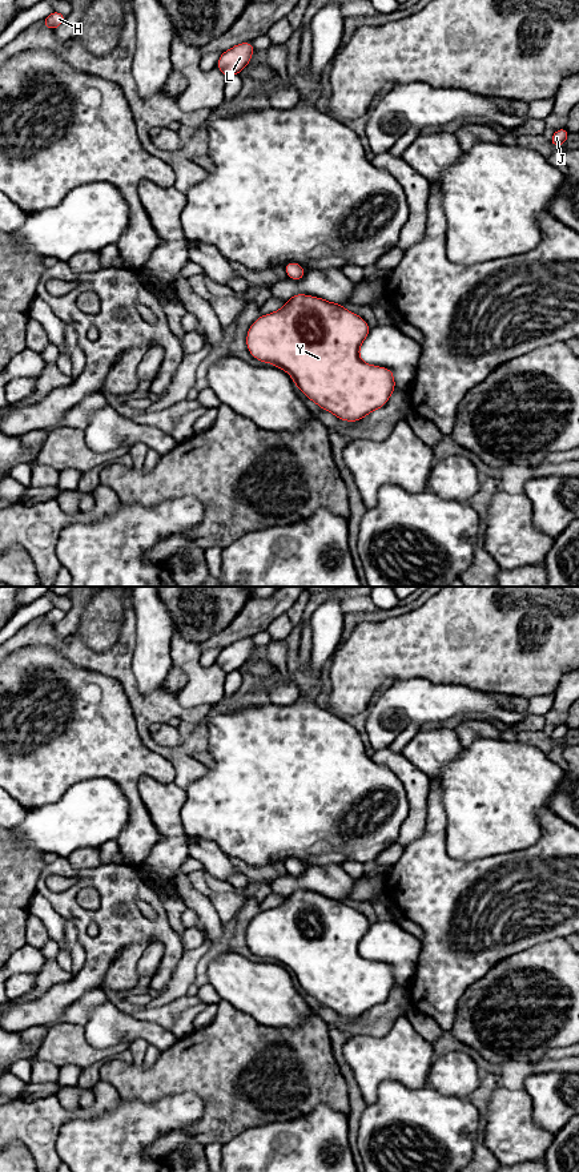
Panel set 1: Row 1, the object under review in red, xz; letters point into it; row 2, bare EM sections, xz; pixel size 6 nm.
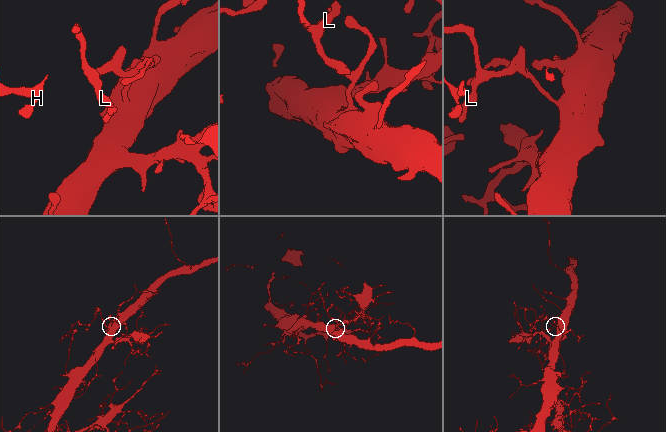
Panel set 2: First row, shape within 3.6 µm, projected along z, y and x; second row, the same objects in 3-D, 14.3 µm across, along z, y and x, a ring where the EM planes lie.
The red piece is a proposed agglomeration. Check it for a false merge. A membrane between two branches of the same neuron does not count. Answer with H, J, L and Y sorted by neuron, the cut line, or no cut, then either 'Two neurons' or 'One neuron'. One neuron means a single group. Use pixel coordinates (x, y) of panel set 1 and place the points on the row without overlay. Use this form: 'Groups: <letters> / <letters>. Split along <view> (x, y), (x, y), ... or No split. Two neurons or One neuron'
Groups: H J L Y. No split. One neuron

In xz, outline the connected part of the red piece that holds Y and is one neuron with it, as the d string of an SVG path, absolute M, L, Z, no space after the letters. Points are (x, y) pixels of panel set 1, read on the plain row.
M295 890L284 903L252 919L246 942L256 955L285 966L319 1004L342 1016L357 1018L383 1003L395 986L391 966L367 960L359 954L359 943L369 927L366 917L342 901Z

